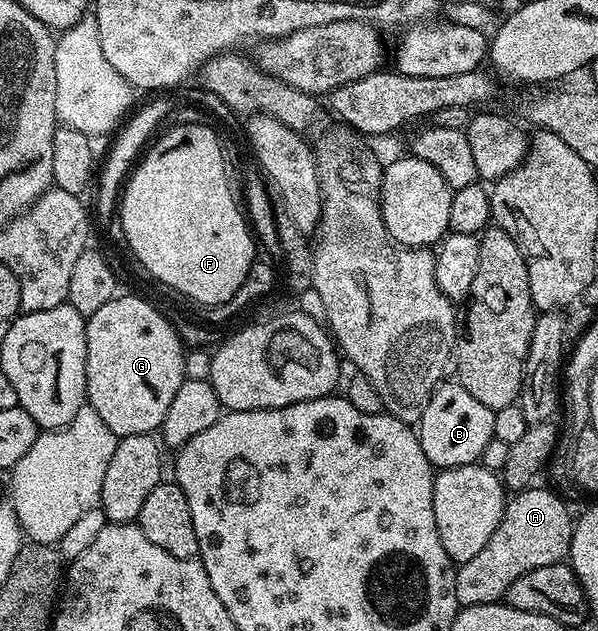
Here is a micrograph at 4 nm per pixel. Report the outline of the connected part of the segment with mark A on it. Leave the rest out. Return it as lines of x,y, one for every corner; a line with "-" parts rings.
532,485
525,491
514,492
506,500
503,516
493,529
485,549
469,561
458,564
455,573
455,596
460,608
489,605
506,596
509,585
533,569
564,562
571,550
573,514
551,491

